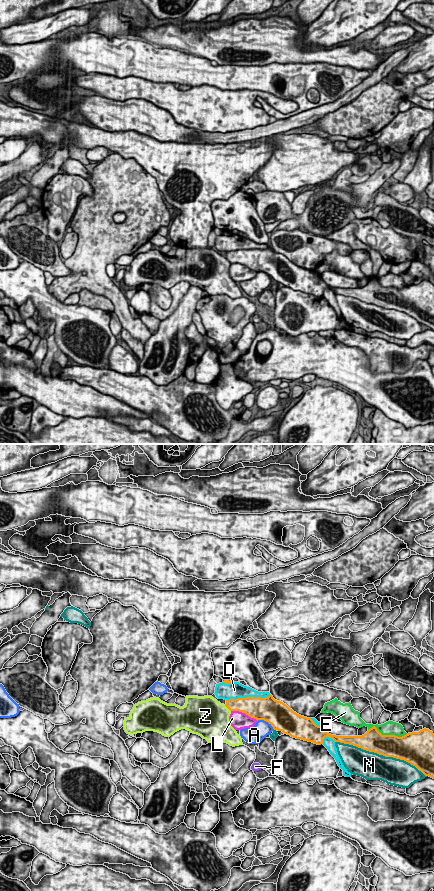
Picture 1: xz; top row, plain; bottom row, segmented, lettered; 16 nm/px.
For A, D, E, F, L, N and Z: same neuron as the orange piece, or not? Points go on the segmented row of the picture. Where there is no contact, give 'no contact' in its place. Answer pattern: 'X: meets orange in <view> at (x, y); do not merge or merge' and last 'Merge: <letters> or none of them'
A: meets orange in xz at (266, 721); do not merge
D: meets orange in xz at (248, 697); do not merge
E: meets orange in xz at (387, 735); do not merge
F: meets orange in xz at (228, 680); do not merge
L: meets orange in xz at (244, 712); do not merge
N: meets orange in xz at (380, 754); do not merge
Z: meets orange in xz at (227, 707); do not merge
Merge: none of them

